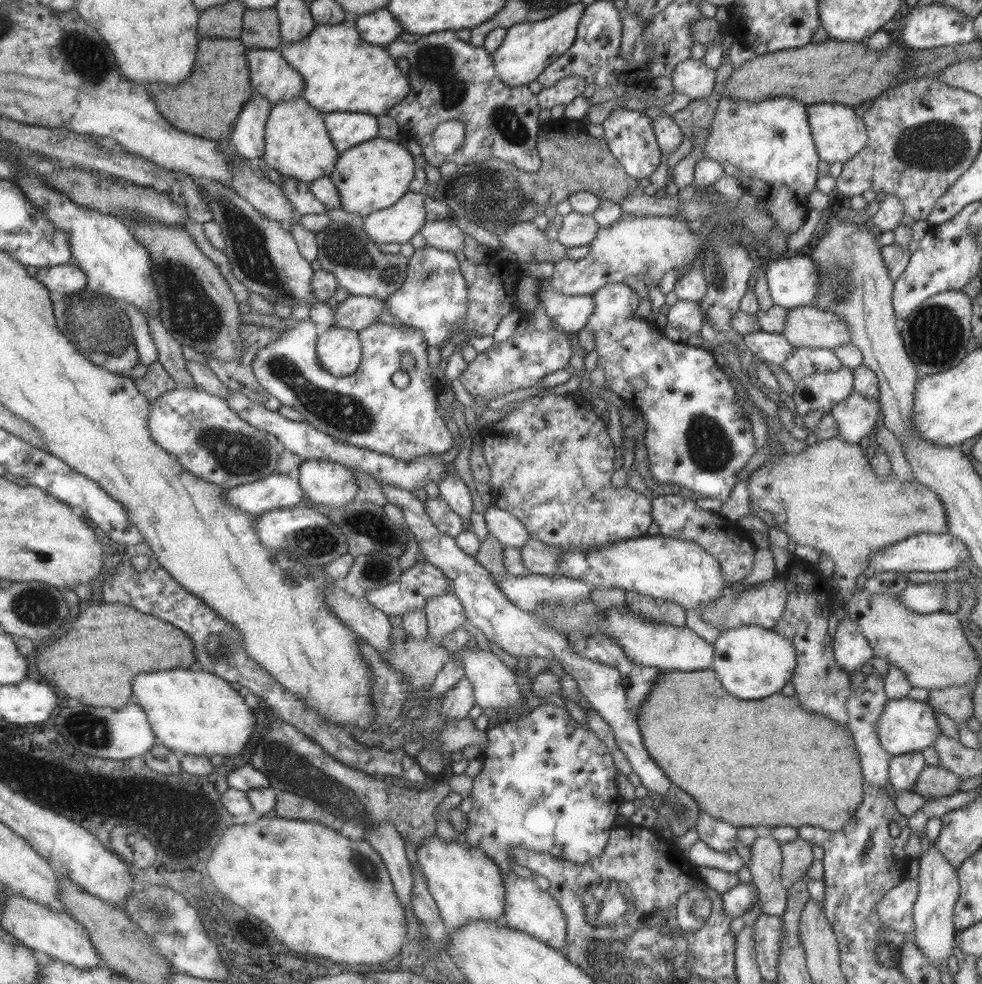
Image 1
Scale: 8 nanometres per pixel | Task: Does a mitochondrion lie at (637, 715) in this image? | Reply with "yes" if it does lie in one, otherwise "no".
no

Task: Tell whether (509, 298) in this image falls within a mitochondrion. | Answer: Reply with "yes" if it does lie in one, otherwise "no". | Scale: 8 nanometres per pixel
no

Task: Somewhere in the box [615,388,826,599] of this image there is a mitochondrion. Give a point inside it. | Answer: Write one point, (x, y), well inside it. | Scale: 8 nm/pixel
(710, 448)

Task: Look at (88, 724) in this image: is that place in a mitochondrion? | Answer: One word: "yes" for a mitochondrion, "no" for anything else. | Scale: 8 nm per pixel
yes

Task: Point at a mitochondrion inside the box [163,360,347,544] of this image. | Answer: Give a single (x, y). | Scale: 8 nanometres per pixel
(236, 454)

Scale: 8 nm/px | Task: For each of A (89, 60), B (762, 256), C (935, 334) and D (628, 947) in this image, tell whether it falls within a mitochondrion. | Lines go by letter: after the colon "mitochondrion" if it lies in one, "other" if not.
A: mitochondrion
B: other
C: mitochondrion
D: mitochondrion

